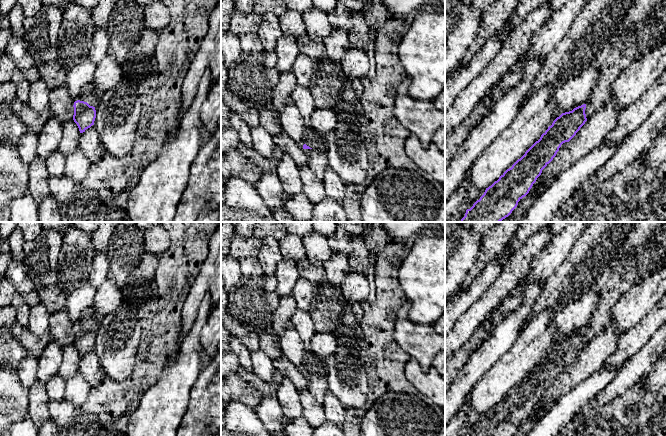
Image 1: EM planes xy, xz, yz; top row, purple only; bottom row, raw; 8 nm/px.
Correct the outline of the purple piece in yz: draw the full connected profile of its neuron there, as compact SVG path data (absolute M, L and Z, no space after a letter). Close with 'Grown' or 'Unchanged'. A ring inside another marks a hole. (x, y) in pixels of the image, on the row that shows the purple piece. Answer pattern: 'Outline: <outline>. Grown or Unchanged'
Outline: M586 104L562 113L525 154L497 181L486 188L484 194L460 222L501 222L525 197L542 170L553 160L561 145L569 142L587 121Z. Unchanged

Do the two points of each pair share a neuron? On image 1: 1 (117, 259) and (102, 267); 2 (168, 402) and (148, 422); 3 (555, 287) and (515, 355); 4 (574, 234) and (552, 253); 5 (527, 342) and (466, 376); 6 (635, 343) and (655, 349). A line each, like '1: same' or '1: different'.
1: different
2: same
3: different
4: same
5: different
6: different

